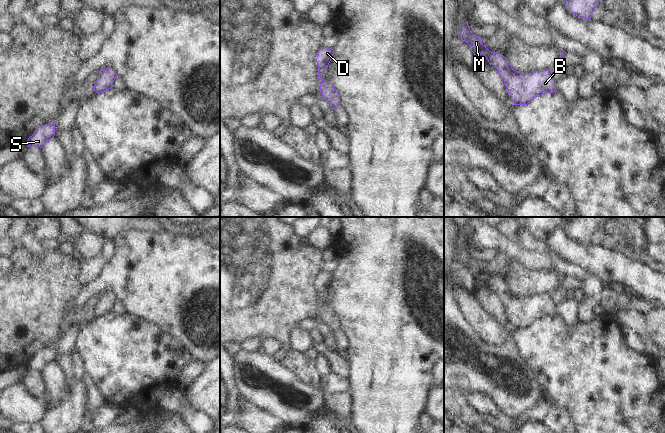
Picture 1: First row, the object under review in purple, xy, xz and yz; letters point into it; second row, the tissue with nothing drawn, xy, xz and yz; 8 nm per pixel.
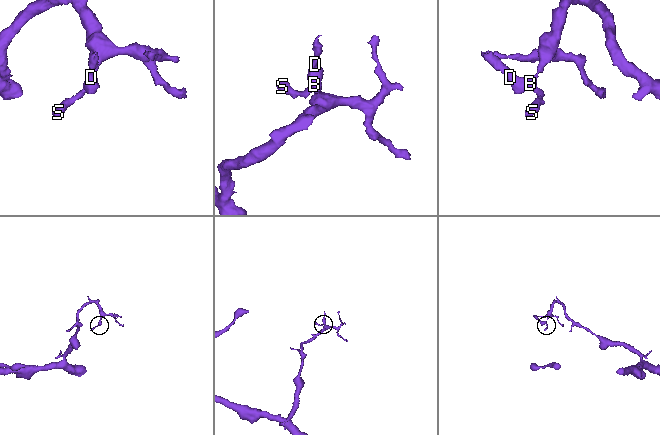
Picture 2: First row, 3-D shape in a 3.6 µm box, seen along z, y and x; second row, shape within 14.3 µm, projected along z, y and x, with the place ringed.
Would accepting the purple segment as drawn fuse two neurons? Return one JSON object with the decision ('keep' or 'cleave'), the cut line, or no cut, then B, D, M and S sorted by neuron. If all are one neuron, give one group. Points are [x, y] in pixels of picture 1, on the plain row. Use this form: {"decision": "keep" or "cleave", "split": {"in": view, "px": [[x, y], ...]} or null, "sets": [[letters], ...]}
{"decision": "keep", "split": null, "sets": [["B", "D", "M", "S"]]}

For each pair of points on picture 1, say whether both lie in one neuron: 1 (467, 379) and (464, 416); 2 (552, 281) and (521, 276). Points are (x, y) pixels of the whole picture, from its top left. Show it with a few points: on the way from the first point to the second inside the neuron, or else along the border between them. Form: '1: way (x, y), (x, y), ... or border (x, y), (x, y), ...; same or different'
1: border (454, 390), (458, 390), (465, 395); different
2: way (544, 281), (529, 281); same

